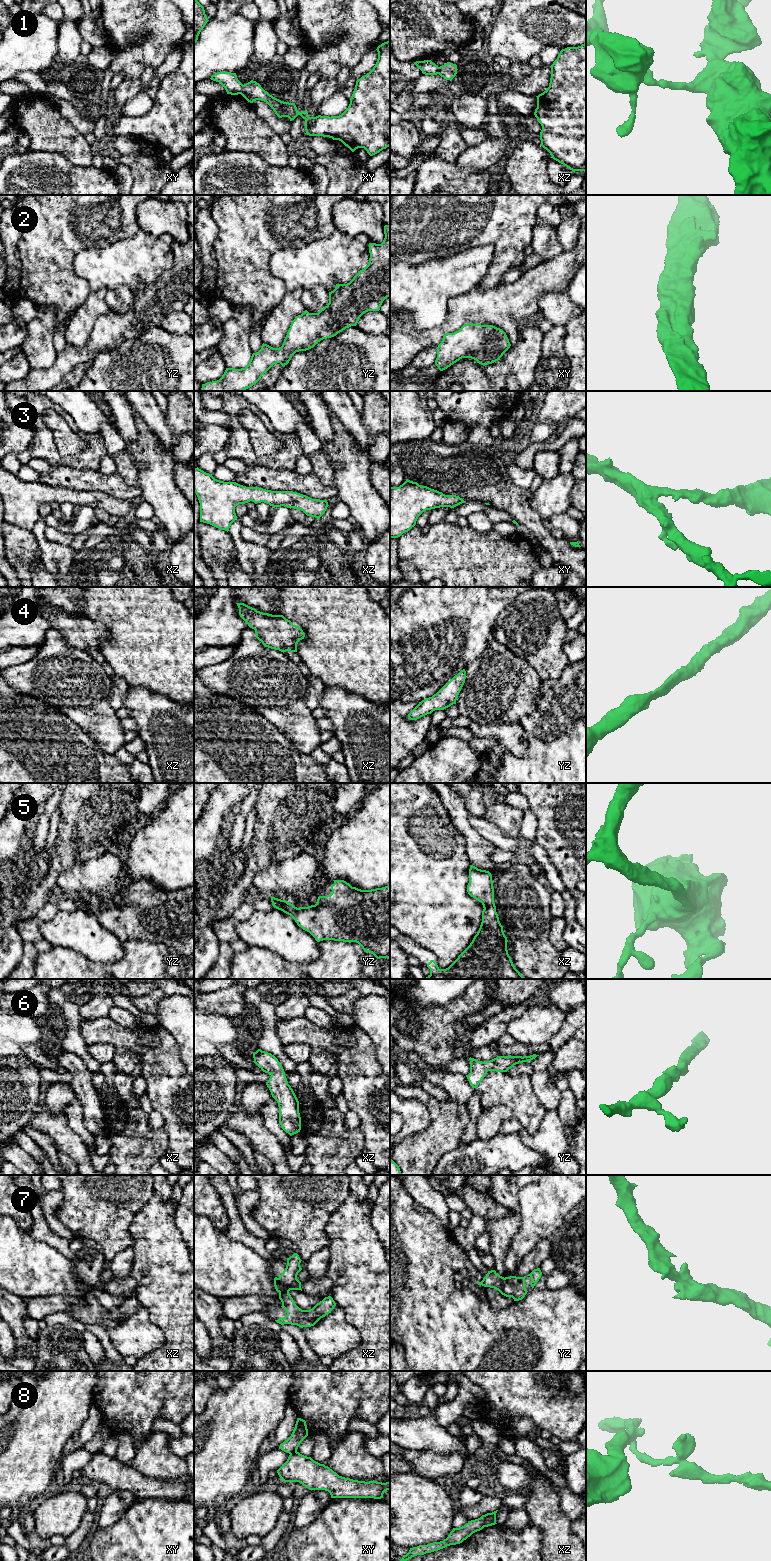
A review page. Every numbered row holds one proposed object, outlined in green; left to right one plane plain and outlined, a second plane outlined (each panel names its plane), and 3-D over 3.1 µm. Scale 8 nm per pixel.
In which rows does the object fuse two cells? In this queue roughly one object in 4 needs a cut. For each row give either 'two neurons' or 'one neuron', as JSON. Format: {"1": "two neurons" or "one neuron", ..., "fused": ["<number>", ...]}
{"1": "two neurons", "2": "one neuron", "3": "one neuron", "4": "one neuron", "5": "one neuron", "6": "one neuron", "7": "one neuron", "8": "two neurons", "fused": ["1", "8"]}

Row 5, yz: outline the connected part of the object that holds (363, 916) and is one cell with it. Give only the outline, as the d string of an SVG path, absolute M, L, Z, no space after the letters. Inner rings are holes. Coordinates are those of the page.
M334 880L331 885L332 893L327 896L319 896L315 905L297 908L285 900L271 897L274 908L290 915L297 925L309 932L317 942L334 940L343 942L356 942L364 952L372 953L377 959L390 959L390 885L371 890L361 890L352 887L344 880Z

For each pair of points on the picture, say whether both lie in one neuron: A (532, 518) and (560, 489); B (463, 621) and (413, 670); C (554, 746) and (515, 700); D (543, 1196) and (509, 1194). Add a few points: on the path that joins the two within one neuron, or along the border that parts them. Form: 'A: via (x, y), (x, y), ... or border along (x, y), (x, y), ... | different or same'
A: border along (531, 494), (531, 507), (545, 521) | different
B: via (451, 632), (425, 658) | same
C: border along (539, 694), (537, 708), (518, 723) | different
D: border along (527, 1185), (519, 1192), (518, 1209) | different

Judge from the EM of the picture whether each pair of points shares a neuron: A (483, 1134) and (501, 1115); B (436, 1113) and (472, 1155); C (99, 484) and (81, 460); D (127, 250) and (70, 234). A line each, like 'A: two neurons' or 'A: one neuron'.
A: one neuron
B: two neurons
C: two neurons
D: two neurons

